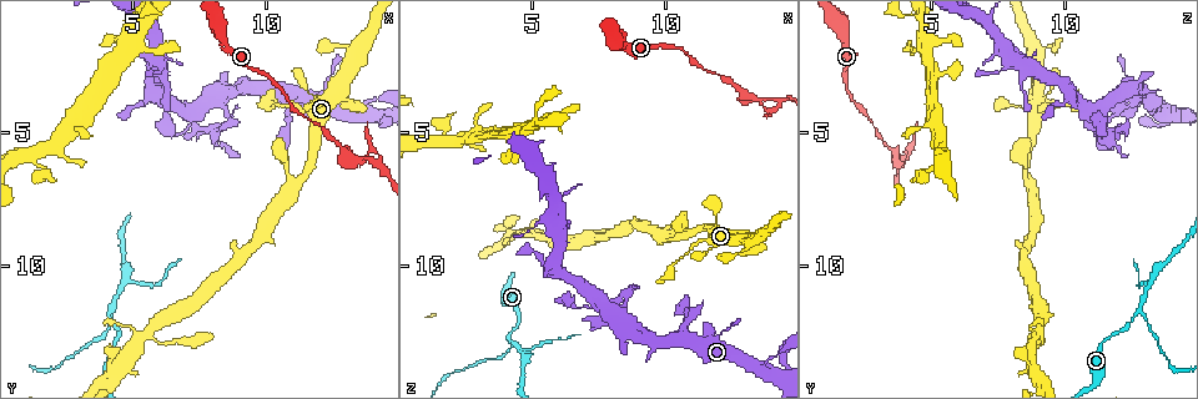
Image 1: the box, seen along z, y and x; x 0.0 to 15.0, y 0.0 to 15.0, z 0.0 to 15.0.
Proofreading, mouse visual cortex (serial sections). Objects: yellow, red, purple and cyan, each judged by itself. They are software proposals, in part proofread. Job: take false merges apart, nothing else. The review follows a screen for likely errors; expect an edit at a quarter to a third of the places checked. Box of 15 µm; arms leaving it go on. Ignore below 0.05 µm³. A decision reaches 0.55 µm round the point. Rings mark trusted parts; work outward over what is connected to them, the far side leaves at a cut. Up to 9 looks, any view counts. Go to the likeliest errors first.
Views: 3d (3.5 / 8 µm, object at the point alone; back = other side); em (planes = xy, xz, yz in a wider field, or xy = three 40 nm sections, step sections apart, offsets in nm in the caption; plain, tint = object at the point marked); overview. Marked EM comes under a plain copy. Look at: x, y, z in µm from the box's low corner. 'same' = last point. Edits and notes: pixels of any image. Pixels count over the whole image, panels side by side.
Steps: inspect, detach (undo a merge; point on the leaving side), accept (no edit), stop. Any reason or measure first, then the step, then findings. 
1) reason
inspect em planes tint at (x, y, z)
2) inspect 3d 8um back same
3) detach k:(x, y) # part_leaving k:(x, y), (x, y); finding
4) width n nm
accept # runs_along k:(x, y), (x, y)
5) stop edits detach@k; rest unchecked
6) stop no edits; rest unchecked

sharp bend
inspect 3d 3.5um at (4.2, 11.7, 12.7)

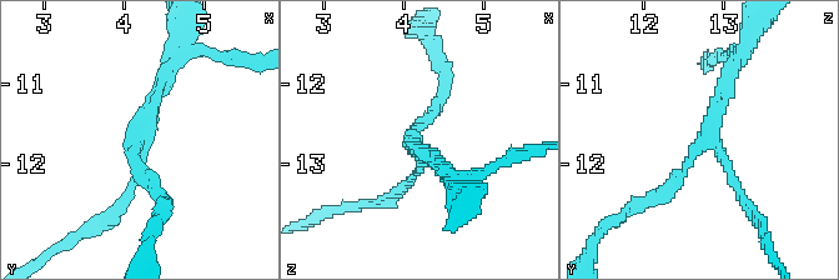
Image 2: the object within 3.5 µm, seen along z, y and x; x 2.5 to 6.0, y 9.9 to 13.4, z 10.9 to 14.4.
inspect em planes tint at (4.15, 11.75, 12.80)

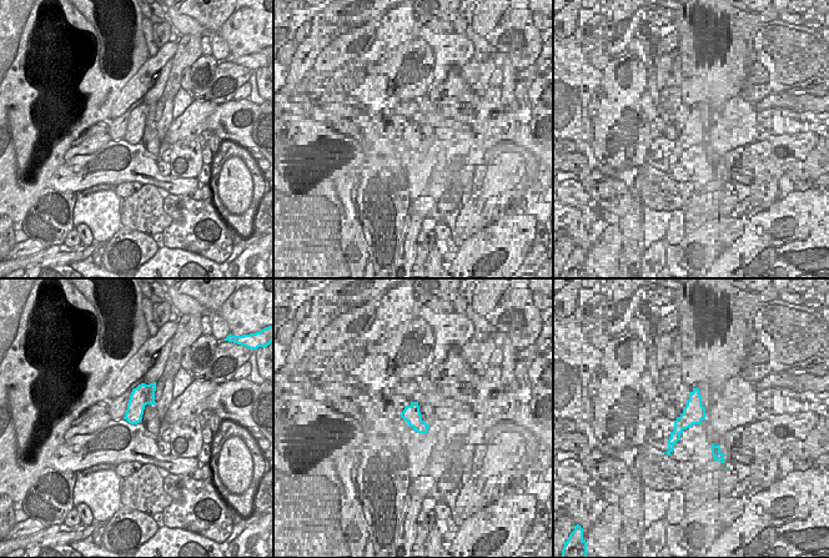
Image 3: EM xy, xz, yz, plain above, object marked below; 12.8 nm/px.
width 260 nm
detach 2:(130, 191) # part_leaving 2:(718, 146), (740, 196), (763, 230); two cells meet here

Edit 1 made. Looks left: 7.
inspect overview

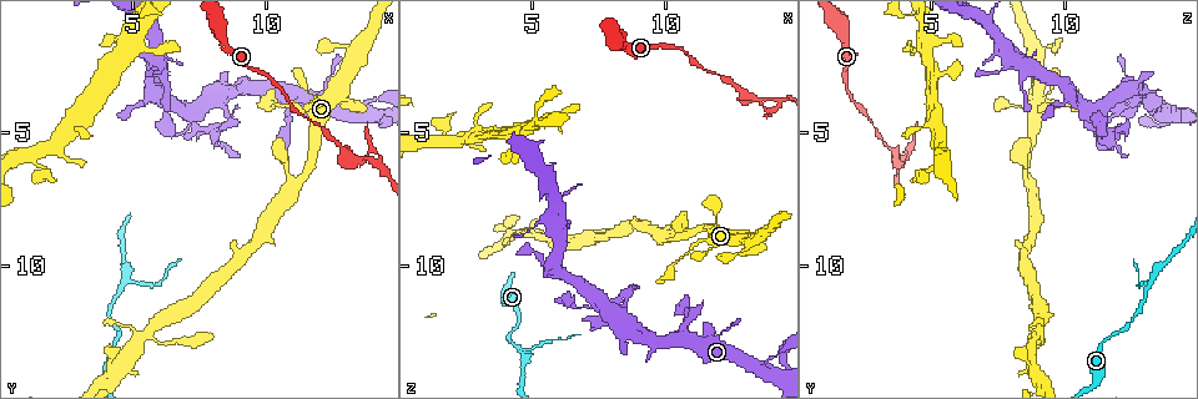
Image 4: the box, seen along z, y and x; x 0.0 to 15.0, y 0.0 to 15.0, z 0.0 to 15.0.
a fork
inspect 3d 3.5um at (14.1, 6.1, 3.8)

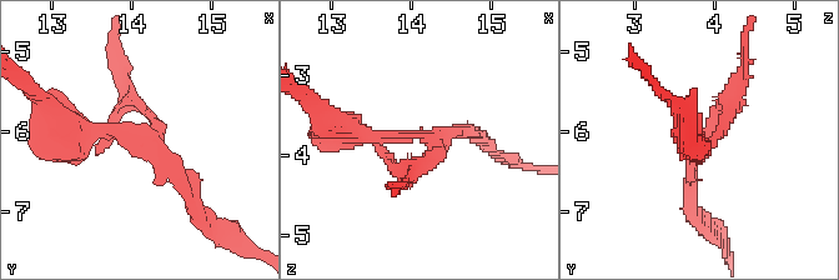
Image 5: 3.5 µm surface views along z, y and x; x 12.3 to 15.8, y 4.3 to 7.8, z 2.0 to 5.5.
now the EM
inspect em xy step 5 tint at (14.15, 6.05, 3.75)

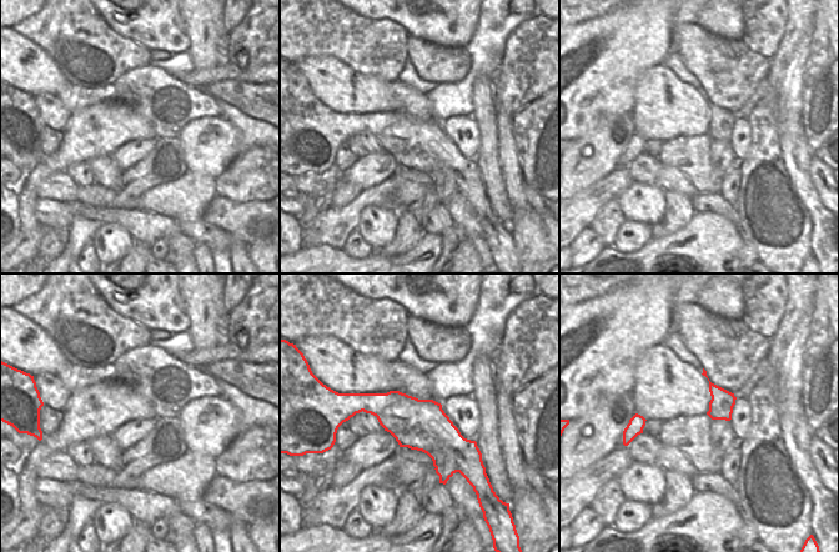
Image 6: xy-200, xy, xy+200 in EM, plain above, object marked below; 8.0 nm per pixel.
detach 5:(724, 98) # border 6:(417, 411), (440, 411), (443, 414); a second cell is stuck on

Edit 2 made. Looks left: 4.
inspect overview

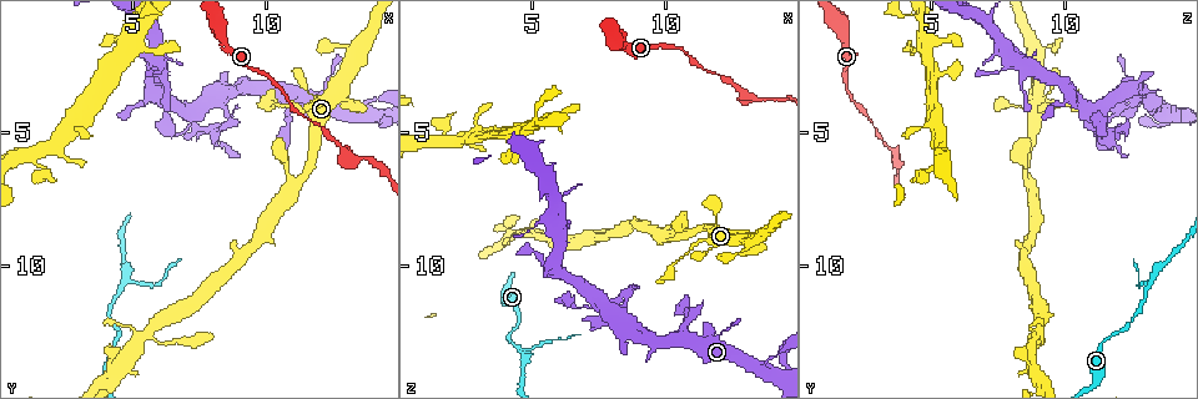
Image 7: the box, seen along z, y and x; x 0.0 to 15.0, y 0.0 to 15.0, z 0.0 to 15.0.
arms part here
inspect 3d 3.5um at (8.2, 4.0, 11.7)

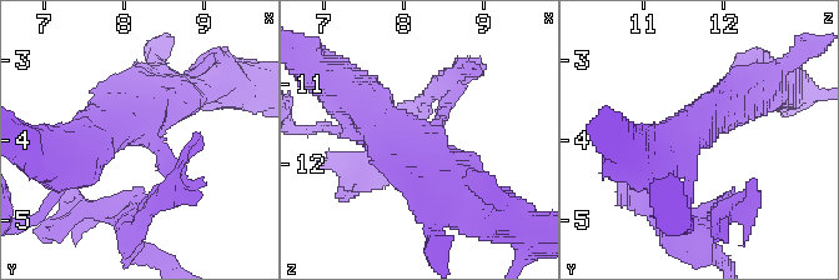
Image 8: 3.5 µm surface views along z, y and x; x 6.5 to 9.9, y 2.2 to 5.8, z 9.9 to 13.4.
need the tissue
inspect em xy step 1 tint at (8.30, 3.90, 11.65)

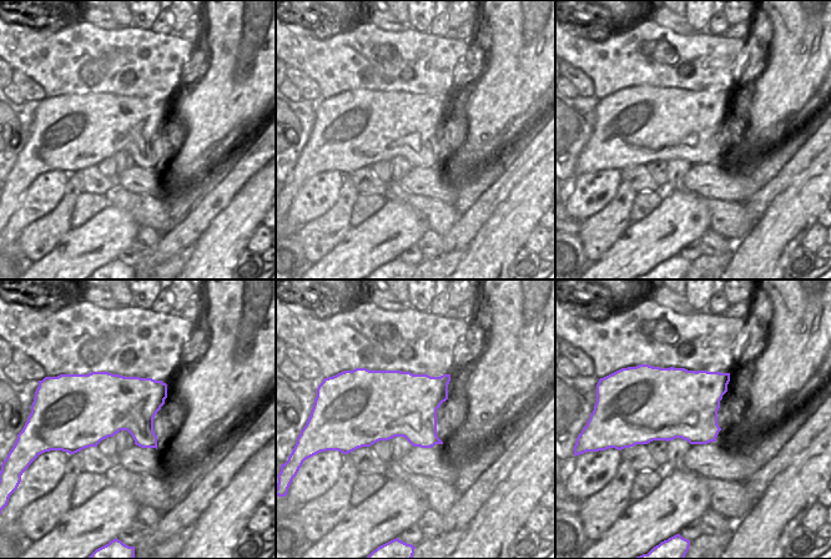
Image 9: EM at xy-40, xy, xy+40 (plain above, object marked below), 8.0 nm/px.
arms 3; arm_widths 150, 500, 500 nm
detach 8:(192, 148) # part_leaving 8:(165, 159), (176, 179), (130, 229); two cells meet here

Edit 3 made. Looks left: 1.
stop edits detach@2, detach@5, detach@8; rest unchecked

